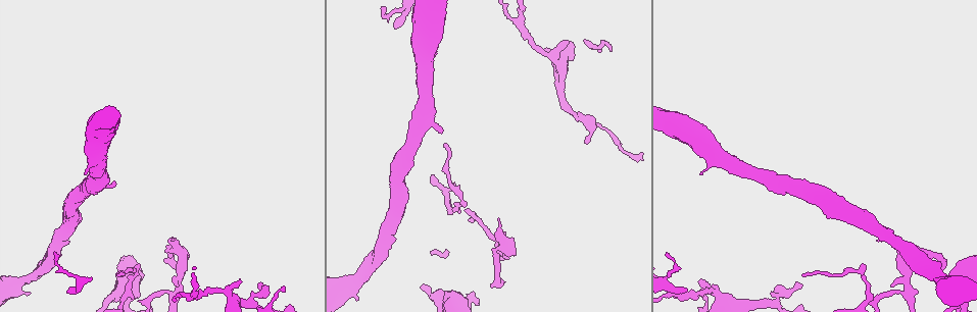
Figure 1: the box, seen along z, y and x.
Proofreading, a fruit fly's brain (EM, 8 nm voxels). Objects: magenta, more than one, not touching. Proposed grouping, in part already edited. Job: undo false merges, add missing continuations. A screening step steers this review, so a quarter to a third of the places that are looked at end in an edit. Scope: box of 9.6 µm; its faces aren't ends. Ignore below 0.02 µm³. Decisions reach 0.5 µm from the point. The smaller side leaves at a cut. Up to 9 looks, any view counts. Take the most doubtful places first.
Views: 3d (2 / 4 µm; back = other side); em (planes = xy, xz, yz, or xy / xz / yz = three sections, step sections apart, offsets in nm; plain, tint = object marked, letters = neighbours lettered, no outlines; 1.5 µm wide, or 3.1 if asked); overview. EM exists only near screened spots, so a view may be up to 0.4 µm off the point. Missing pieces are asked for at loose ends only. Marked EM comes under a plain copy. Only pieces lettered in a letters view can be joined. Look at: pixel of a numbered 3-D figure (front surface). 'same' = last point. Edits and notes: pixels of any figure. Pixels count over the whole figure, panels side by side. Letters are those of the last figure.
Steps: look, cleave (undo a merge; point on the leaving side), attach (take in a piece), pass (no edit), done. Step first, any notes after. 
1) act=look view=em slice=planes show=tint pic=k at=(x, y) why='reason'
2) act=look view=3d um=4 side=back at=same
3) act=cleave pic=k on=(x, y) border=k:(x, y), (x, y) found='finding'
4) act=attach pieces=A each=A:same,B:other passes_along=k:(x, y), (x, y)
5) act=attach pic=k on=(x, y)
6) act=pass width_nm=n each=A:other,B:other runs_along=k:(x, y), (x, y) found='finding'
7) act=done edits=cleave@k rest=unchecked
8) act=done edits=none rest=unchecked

act=look view=em slice=planes show=letters pic=1 at=(175, 293) why='two arms in line, one across'

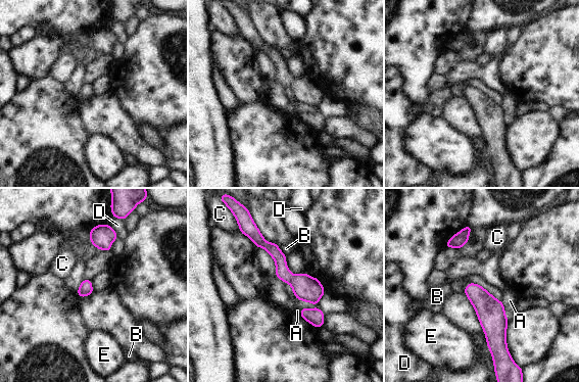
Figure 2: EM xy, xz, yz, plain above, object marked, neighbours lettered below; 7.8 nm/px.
act=pass each=A:other,B:other,C:other,D:other,E:other border=2:(501, 301), (508, 322) found='all the same neuron'

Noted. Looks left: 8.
act=look view=em slice=xy step=4 show=tint pic=1 at=(248, 304) why='branch point'

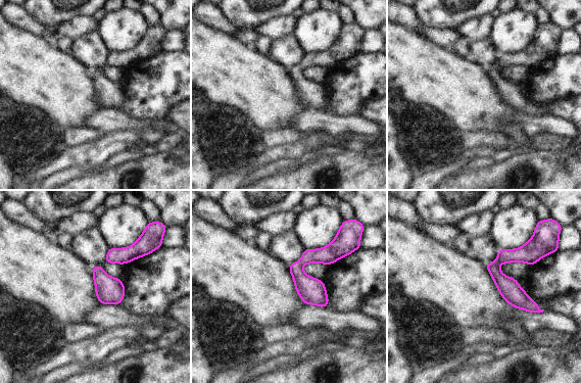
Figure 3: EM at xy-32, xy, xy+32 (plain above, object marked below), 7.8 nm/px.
act=look view=em slice=xy step=4 show=letters at=same

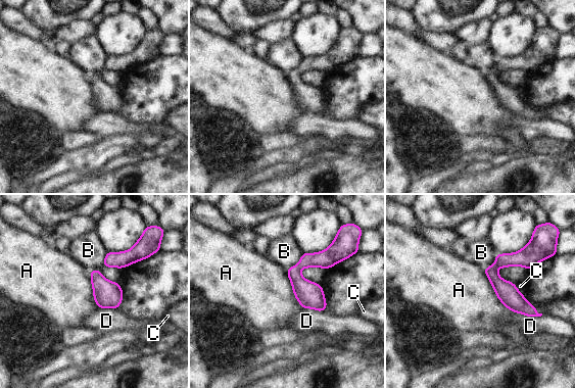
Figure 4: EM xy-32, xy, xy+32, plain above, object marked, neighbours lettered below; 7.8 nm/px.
act=pass longest_contact=A:380nm each=A:other,B:other,C:other,D:other runs_along=4:(498, 256), (494, 279), (534, 313) found='one neuron here'

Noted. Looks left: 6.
act=look view=em slice=planes show=letters pic=1 at=(30, 293) why='branch stops here'

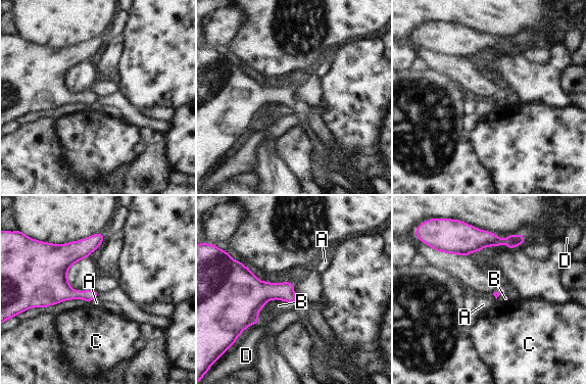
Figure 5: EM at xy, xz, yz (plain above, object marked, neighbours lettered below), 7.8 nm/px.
act=pass each=A:other,B:other,C:other,D:other border=5:(96, 296), (89, 301) found='none of them fits'

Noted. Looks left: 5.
act=look view=em slice=xz step=8 show=tint pic=1 at=(569, 42) why='an open end'

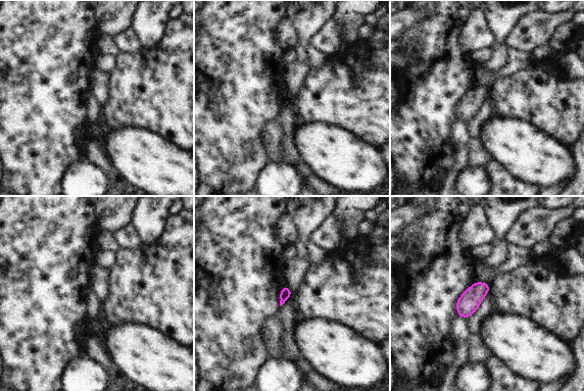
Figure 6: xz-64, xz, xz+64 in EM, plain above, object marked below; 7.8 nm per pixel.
act=look view=em slice=xz step=8 show=letters at=same why='see the neighbours'

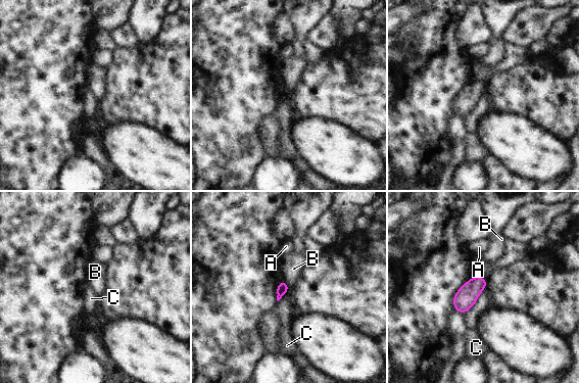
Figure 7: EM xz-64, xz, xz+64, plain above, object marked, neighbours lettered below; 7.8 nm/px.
act=pass each=A:other,B:other,C:other border=7:(284, 280), (288, 288) found='none of them fits'

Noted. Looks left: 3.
act=done edits=none rest=unchecked

